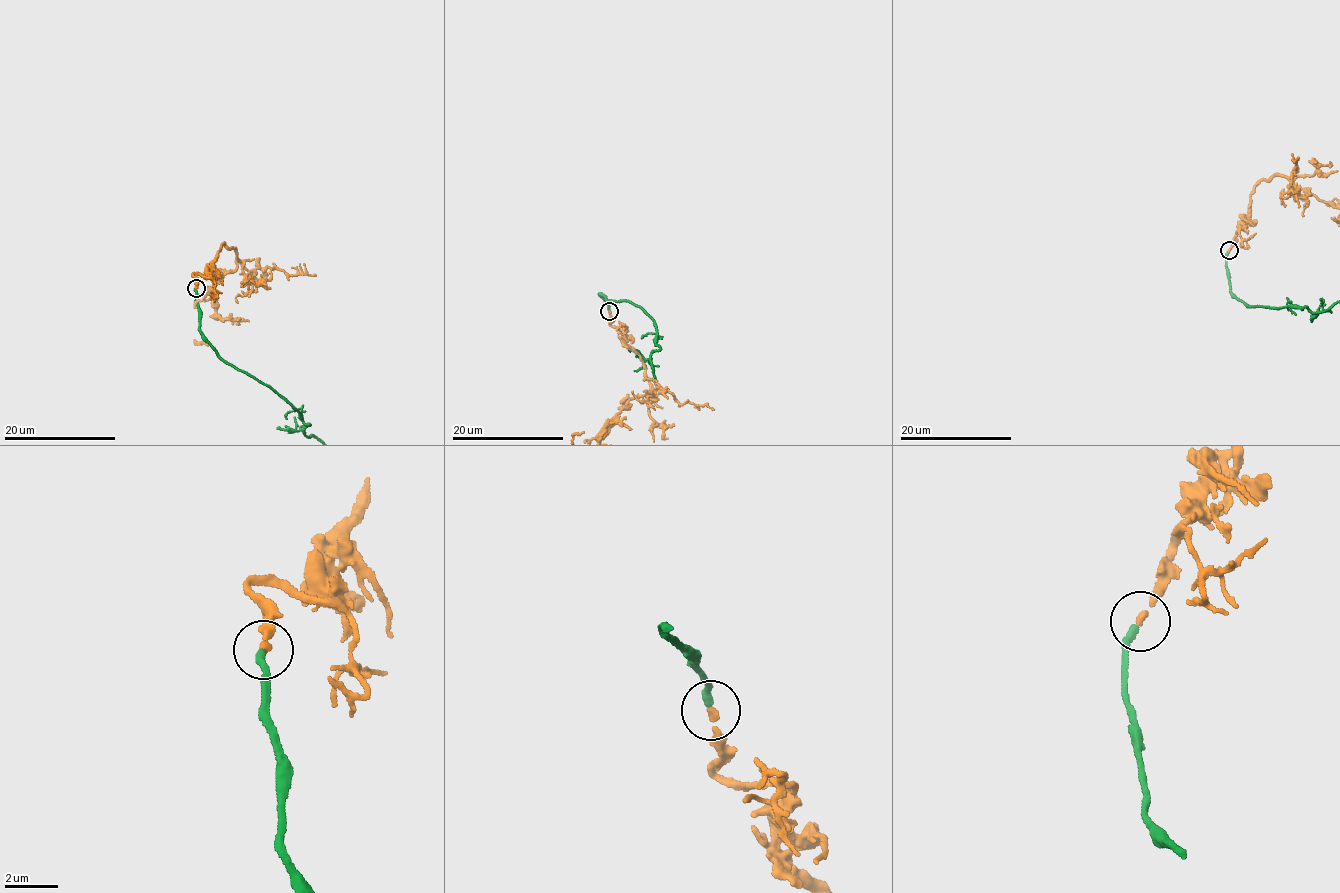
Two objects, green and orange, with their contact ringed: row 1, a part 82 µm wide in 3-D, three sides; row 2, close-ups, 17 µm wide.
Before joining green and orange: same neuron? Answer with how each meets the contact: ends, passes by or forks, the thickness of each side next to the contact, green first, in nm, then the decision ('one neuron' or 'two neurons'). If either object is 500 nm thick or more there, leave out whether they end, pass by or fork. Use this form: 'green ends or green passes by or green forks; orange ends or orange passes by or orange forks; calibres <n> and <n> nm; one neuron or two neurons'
green ends; orange ends; calibres 280 and 240 nm; one neuron

